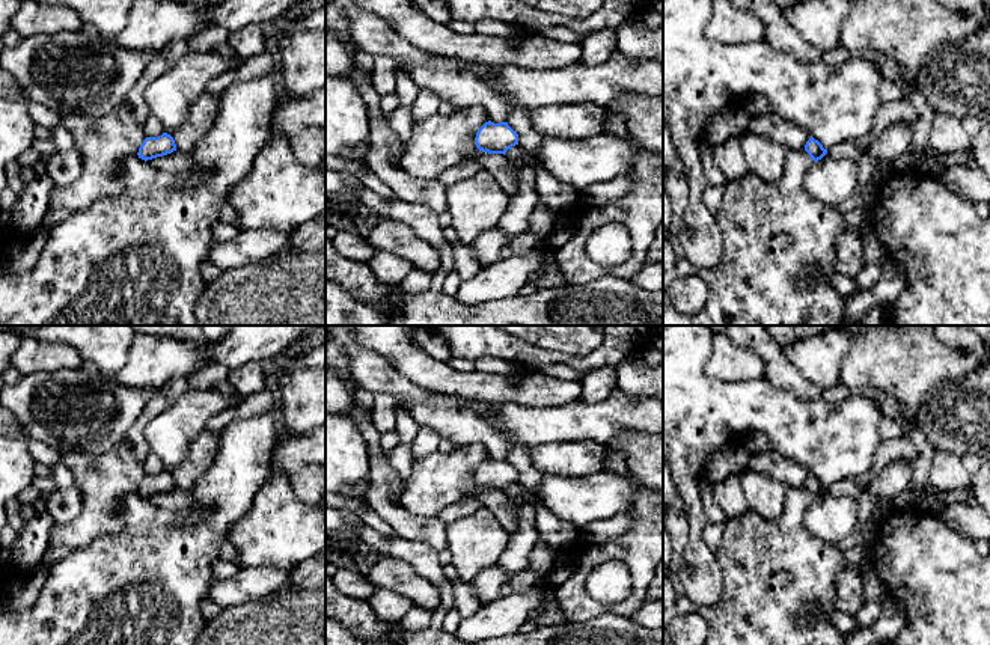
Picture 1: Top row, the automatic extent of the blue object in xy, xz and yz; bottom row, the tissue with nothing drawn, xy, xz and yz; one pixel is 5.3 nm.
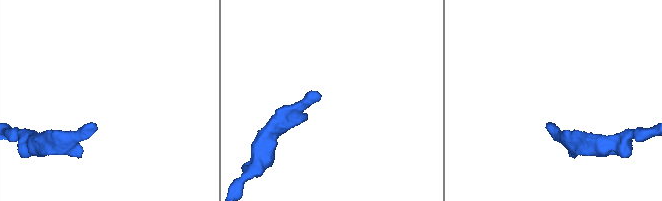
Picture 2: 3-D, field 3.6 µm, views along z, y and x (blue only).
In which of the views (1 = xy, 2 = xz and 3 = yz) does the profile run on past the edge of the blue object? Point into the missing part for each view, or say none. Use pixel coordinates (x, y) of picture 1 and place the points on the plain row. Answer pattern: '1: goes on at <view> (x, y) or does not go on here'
1: does not go on here
2: does not go on here
3: does not go on here

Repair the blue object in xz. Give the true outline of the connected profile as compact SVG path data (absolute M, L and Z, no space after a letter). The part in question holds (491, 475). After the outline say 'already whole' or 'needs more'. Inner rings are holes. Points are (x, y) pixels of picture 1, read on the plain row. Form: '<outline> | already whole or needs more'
M488 458L478 467L475 482L482 490L505 493L508 487L518 482L518 472L508 460Z | already whole

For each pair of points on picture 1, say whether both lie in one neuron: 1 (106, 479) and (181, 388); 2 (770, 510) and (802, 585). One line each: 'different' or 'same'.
1: same
2: different

